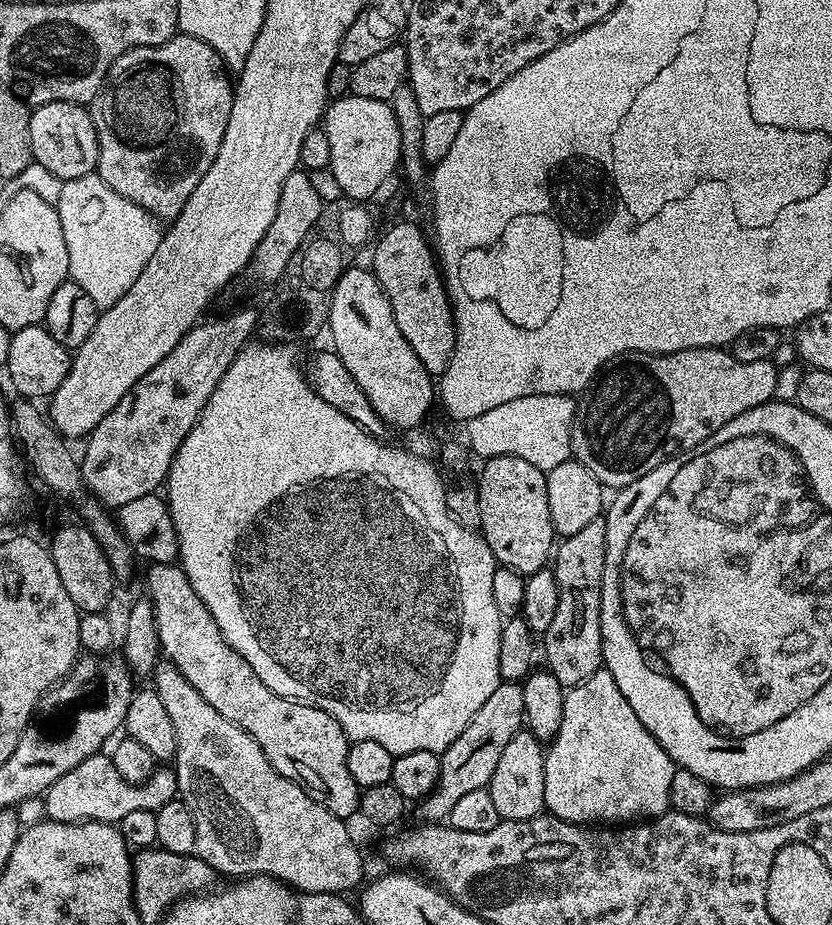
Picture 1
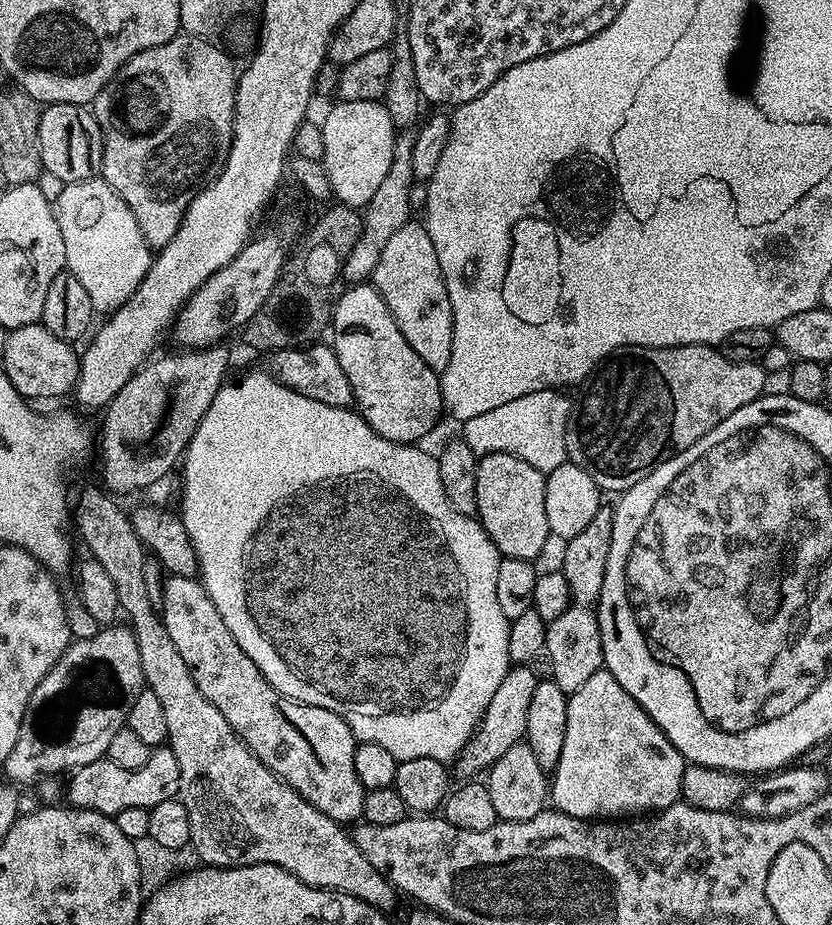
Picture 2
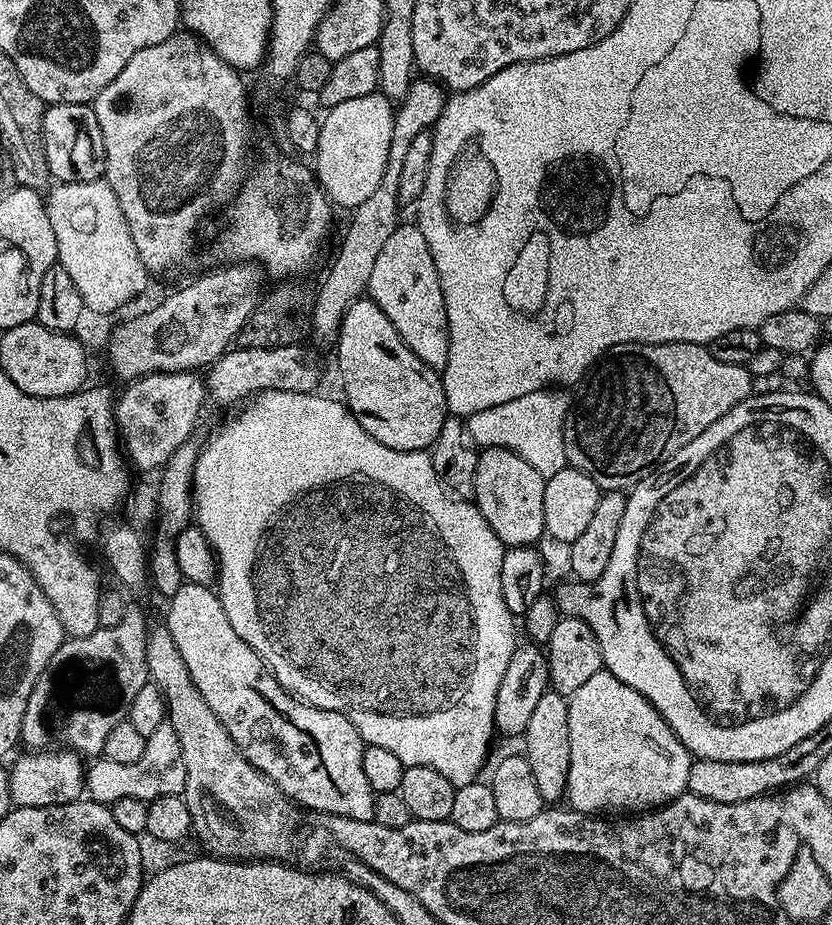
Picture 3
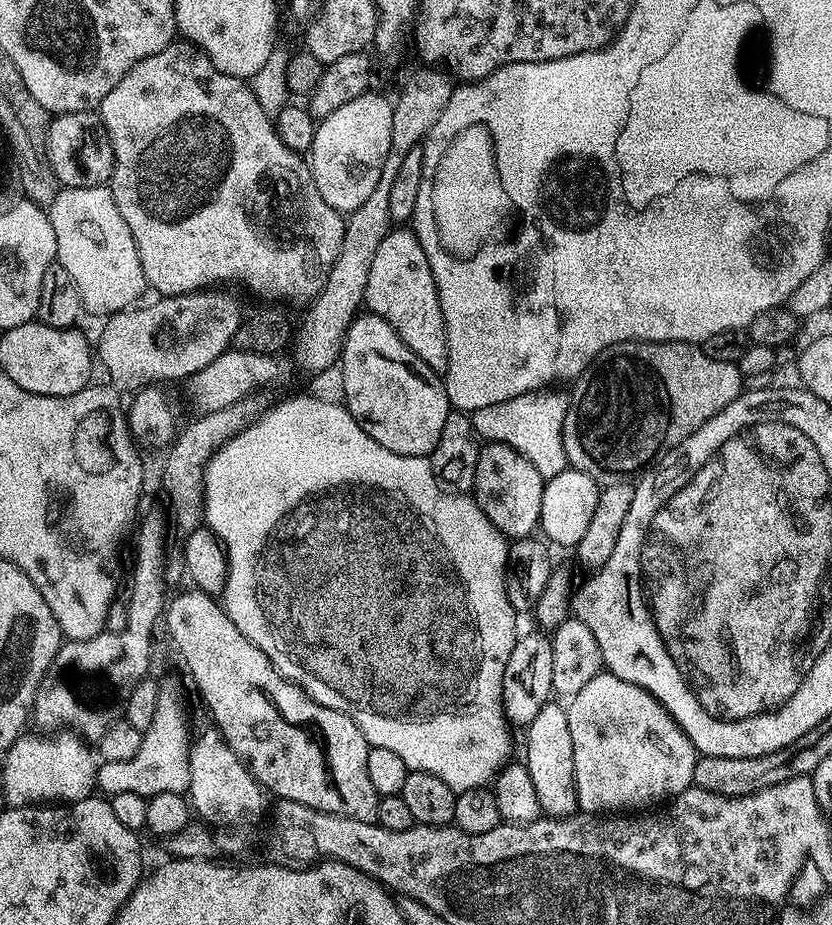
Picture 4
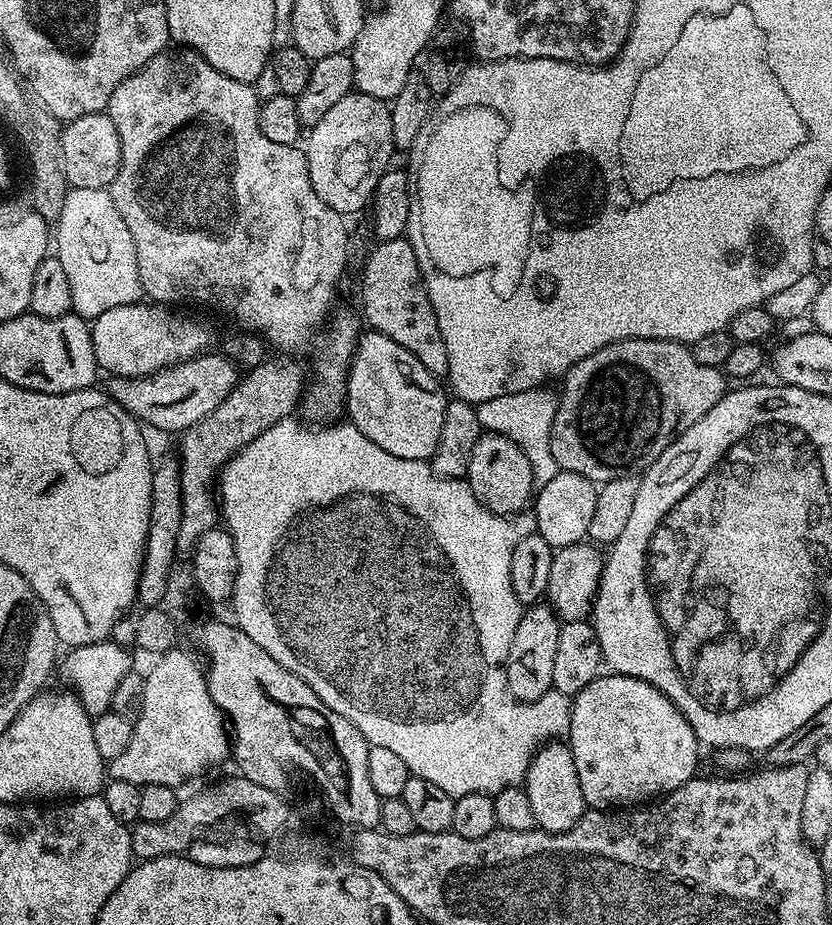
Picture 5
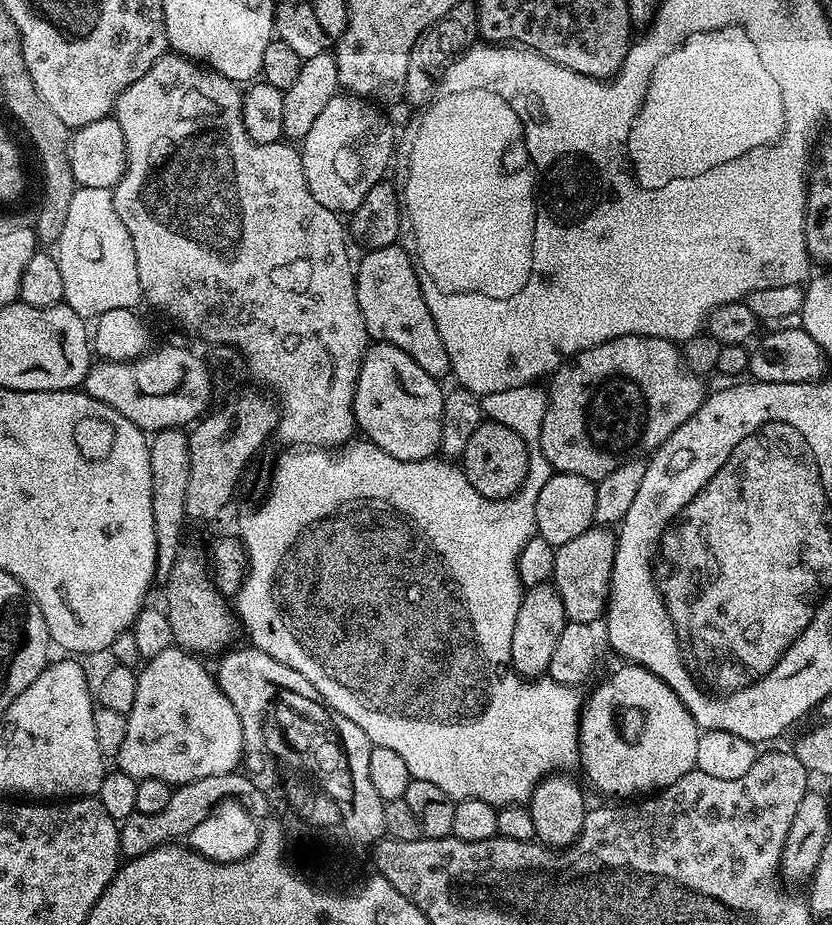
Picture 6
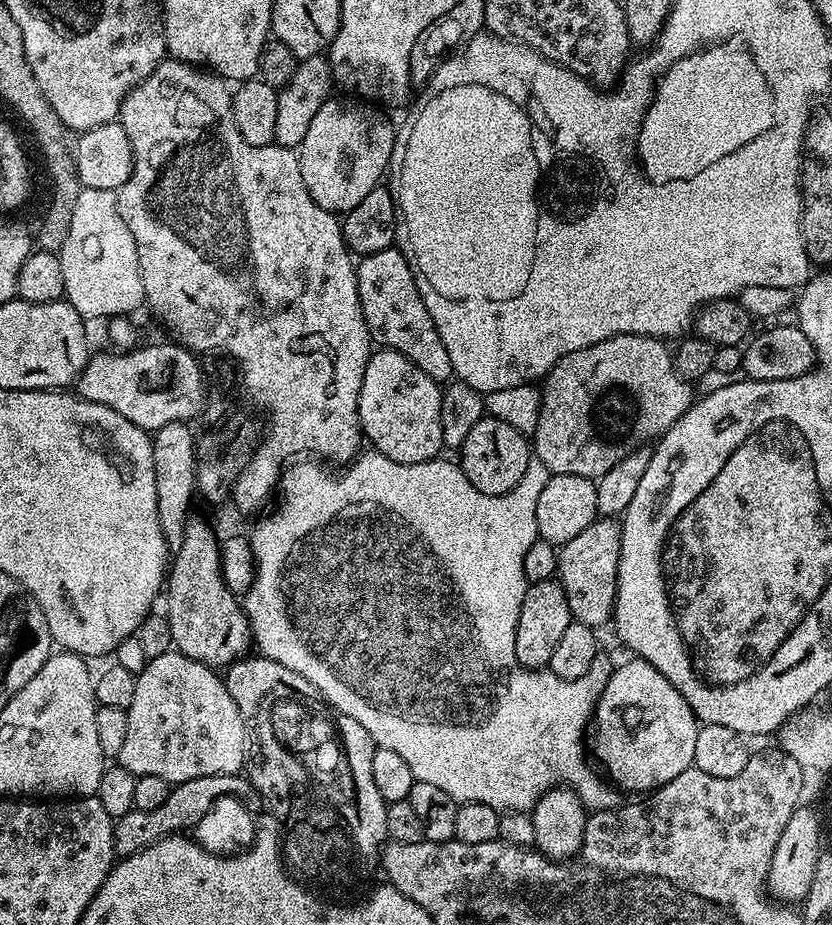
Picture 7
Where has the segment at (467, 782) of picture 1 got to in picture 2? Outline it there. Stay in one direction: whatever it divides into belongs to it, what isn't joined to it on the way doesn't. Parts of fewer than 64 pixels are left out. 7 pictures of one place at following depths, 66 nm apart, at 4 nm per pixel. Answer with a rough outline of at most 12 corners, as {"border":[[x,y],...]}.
{"border":[[509,667],[454,761],[468,782],[526,737],[538,676]]}

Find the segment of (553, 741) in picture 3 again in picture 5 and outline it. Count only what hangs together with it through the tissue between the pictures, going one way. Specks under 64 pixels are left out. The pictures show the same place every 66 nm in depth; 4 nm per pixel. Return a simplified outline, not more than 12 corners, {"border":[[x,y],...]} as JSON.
{"border":[[567,743],[537,748],[522,787],[536,827],[565,832],[584,816]]}

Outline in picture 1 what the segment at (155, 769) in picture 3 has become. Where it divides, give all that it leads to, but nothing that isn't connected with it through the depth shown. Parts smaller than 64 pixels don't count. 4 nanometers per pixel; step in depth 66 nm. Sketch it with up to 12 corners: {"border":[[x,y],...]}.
{"border":[[97,754],[62,774],[43,815],[119,825],[134,810],[177,799],[176,774],[160,766],[145,784]]}

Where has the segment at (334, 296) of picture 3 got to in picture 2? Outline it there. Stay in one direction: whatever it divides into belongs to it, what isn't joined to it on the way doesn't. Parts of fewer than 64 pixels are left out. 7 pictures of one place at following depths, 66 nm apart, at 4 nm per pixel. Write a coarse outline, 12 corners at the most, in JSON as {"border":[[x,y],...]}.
{"border":[[397,135],[390,171],[362,209],[344,259],[347,283],[367,281],[386,241],[412,216],[414,135]]}

